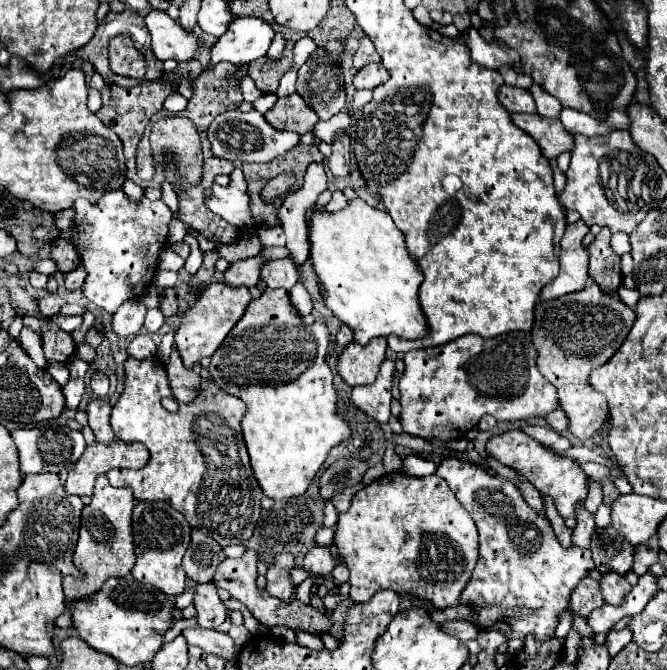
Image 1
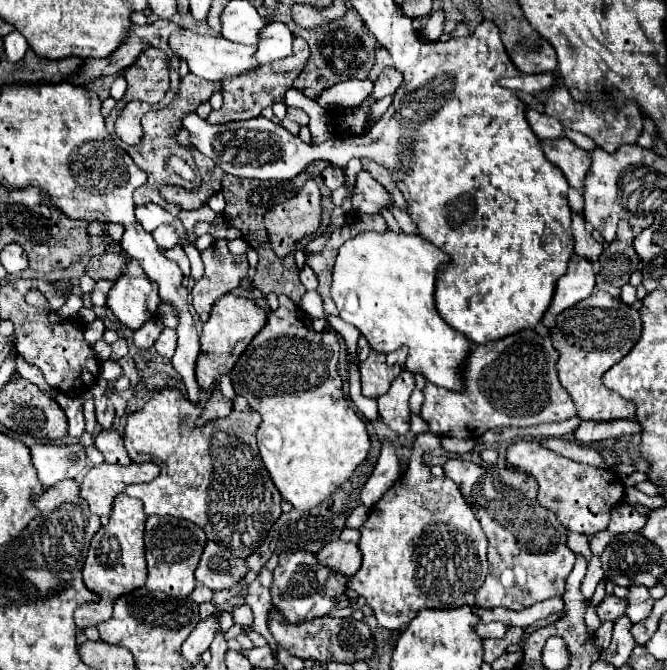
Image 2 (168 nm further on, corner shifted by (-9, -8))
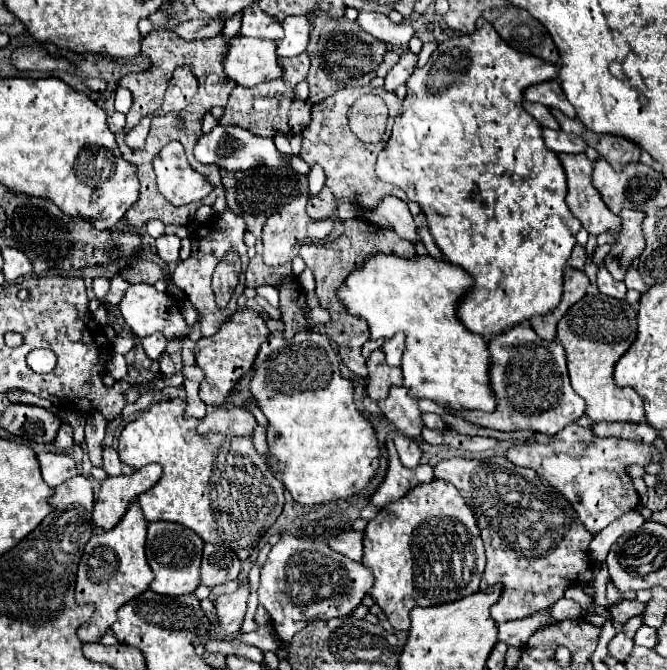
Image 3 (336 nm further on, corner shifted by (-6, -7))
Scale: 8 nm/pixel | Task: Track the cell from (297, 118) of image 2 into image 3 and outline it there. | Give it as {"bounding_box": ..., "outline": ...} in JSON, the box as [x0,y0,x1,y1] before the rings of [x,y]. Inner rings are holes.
{"bounding_box":[290,99,312,133],"outline":[[[294,99],[292,101],[292,107],[290,107],[292,133],[300,133],[310,125],[310,111],[312,111],[312,103],[310,101],[302,101],[302,99]]]}

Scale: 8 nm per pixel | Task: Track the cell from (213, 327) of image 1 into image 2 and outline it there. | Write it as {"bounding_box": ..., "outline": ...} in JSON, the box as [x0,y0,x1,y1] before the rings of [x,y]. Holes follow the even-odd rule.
{"bounding_box":[195,294,267,390],"outline":[[[225,294],[225,296],[221,296],[221,300],[217,300],[217,304],[213,304],[211,316],[203,324],[201,352],[199,352],[197,366],[195,366],[197,382],[199,382],[199,386],[203,390],[211,390],[213,384],[215,384],[215,380],[221,374],[227,374],[235,366],[237,358],[247,348],[247,344],[251,342],[251,338],[263,328],[265,320],[267,320],[267,312],[263,308],[259,308],[253,300],[243,298],[243,296]]]}

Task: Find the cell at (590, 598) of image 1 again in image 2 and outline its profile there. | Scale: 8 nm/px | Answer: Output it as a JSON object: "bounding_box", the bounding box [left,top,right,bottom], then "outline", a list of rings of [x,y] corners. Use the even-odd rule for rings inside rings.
{"bounding_box":[597,596,625,622],"outline":[[[605,596],[603,602],[597,606],[597,616],[601,622],[607,620],[617,620],[619,616],[625,614],[625,600],[617,598],[617,596]]]}

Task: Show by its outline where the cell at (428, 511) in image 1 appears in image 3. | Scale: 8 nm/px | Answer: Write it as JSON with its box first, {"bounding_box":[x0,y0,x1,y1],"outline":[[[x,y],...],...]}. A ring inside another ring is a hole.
{"bounding_box":[362,479,486,631],"outline":[[[434,479],[380,509],[364,531],[362,563],[374,573],[370,595],[384,609],[390,625],[406,631],[414,607],[442,605],[476,593],[486,555],[476,519],[456,487]]]}

